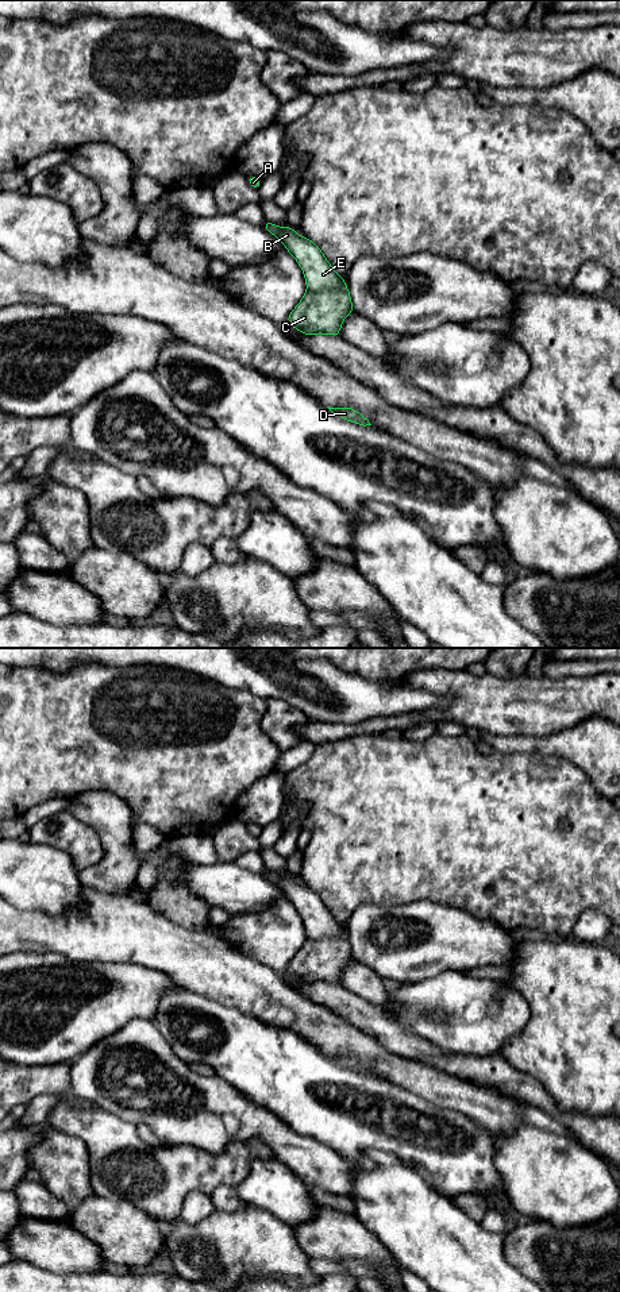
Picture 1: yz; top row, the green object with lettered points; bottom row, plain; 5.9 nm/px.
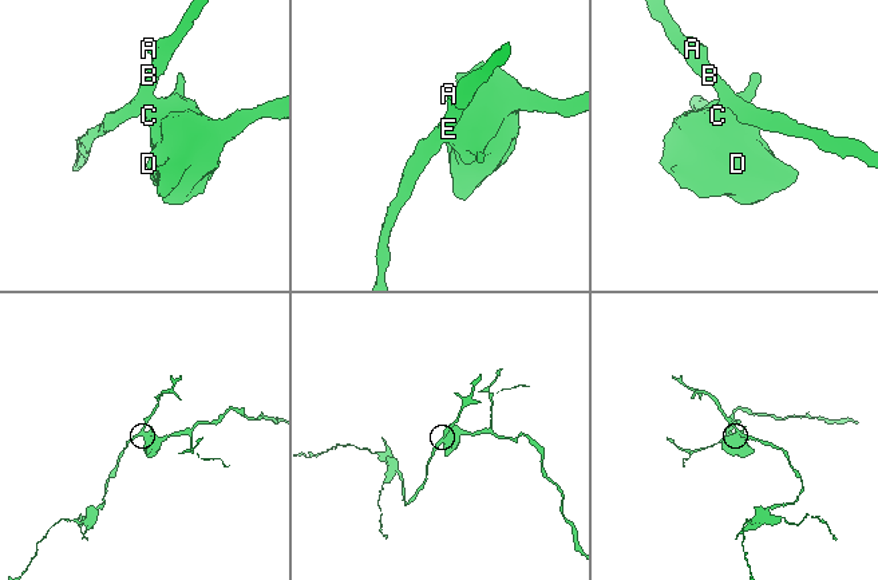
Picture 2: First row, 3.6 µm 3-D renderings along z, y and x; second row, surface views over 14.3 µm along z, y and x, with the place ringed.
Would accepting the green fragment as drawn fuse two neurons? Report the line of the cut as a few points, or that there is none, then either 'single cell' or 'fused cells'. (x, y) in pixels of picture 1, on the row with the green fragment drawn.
cut yz (308, 289), (346, 290); fused cells

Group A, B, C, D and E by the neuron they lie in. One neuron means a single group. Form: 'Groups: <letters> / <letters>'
Groups: A B E / C D

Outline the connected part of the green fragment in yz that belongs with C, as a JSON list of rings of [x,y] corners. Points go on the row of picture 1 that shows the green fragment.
[[[307,290],[285,323],[304,335],[340,336],[342,320],[353,312],[348,290]]]

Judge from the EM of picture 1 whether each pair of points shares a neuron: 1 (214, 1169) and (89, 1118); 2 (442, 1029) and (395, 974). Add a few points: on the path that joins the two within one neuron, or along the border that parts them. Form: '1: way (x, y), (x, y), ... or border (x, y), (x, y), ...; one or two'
1: way (183, 1169), (141, 1169), (120, 1149); one
2: border (435, 976), (391, 984); two

